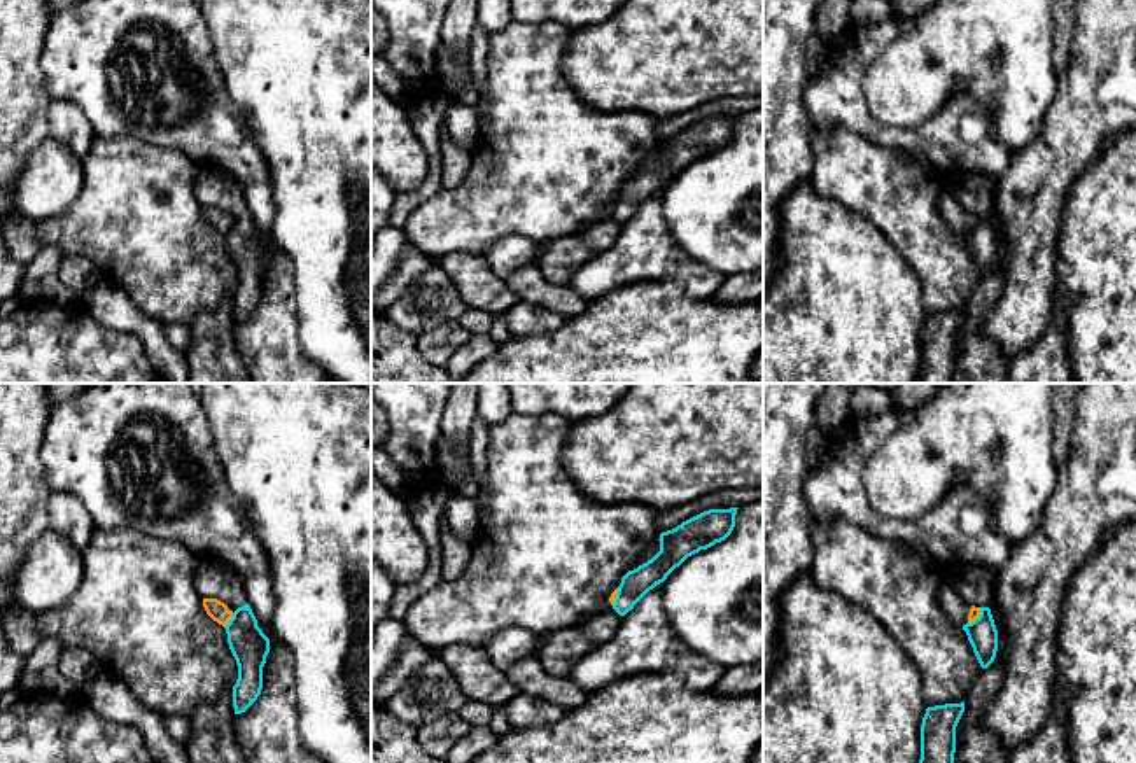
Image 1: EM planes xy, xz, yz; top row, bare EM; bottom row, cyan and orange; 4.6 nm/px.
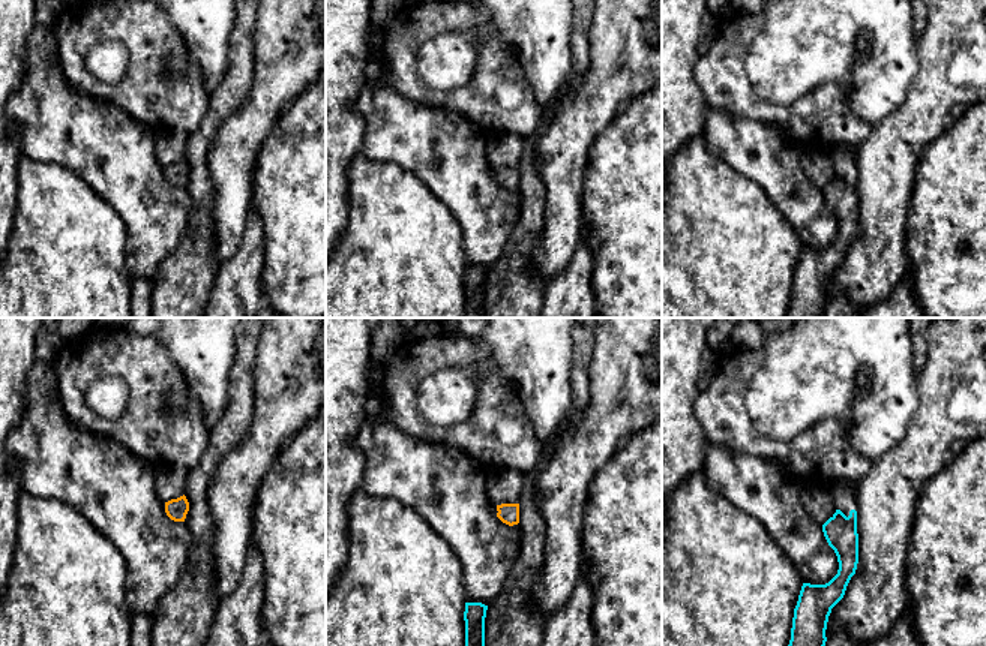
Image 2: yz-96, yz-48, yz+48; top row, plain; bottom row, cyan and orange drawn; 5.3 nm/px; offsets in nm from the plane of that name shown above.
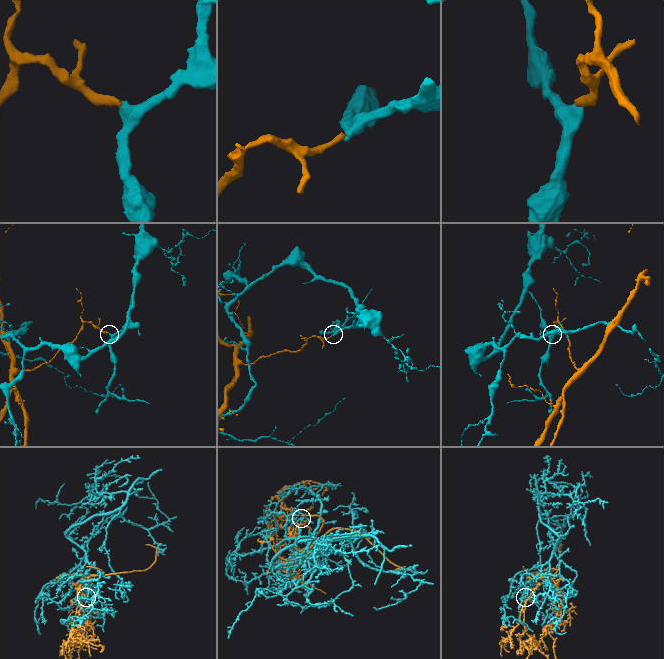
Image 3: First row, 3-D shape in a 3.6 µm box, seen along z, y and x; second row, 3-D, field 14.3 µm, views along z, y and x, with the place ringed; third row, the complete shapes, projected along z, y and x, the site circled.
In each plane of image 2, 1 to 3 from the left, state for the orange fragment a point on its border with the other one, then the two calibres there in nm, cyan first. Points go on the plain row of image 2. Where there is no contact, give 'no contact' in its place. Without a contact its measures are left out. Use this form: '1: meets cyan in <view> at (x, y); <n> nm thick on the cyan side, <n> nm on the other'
1: no contact
2: no contact
3: no contact

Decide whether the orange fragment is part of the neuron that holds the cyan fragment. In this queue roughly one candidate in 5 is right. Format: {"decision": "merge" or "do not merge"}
{"decision": "do not merge"}

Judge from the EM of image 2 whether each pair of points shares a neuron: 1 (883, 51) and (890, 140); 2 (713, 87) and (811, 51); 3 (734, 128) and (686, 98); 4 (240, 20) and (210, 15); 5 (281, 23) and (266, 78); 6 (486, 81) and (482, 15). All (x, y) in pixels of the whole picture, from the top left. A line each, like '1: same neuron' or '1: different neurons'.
1: different neurons
2: different neurons
3: different neurons
4: different neurons
5: same neuron
6: same neuron

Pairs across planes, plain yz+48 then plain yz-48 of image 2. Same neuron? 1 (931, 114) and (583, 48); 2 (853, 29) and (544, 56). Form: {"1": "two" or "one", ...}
{"1": "two", "2": "one"}

